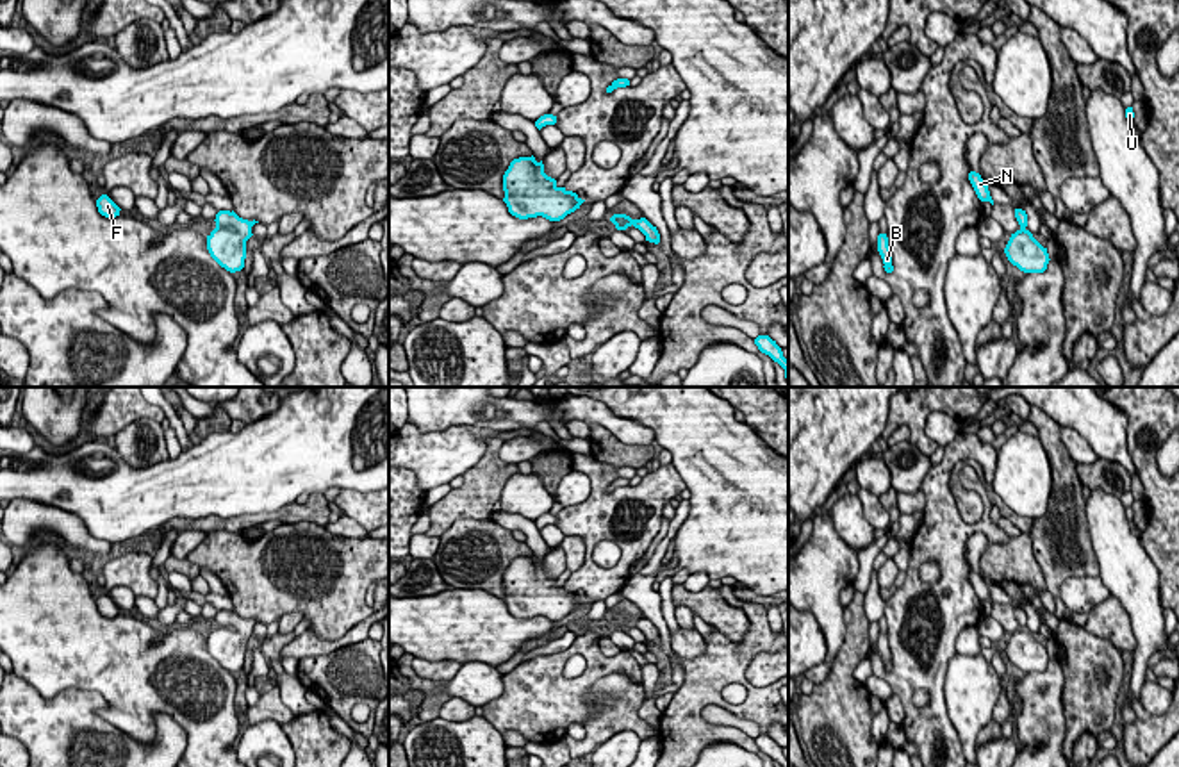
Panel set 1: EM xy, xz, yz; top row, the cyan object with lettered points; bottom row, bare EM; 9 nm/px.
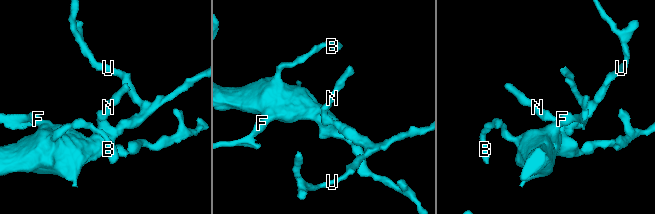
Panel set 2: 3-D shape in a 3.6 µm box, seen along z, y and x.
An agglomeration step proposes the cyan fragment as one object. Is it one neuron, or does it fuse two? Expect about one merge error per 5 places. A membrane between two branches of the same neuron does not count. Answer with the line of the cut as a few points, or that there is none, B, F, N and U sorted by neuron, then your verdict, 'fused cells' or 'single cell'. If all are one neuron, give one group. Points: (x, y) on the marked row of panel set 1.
cut none; groups B F N U; single cell

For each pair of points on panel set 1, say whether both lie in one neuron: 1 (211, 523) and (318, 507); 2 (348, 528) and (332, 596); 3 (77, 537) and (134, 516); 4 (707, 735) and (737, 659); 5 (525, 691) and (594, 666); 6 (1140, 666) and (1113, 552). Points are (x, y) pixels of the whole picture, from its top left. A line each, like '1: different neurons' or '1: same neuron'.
1: same neuron
2: different neurons
3: different neurons
4: same neuron
5: same neuron
6: same neuron

